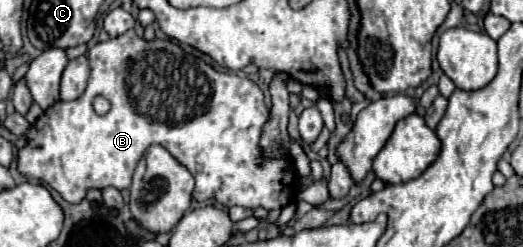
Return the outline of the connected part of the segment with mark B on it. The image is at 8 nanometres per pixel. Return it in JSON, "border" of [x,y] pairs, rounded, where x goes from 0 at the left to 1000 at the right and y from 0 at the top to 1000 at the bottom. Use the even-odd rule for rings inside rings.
{"border":[[[245,121],[241,138],[218,154],[218,162],[207,162],[203,178],[184,178],[180,194],[172,194],[168,211],[168,251],[172,251],[172,316],[168,316],[168,348],[161,364],[161,381],[149,397],[149,405],[138,405],[138,413],[107,413],[103,429],[96,429],[96,445],[88,445],[54,526],[50,559],[54,559],[54,583],[38,607],[34,623],[34,688],[46,704],[46,713],[61,713],[69,729],[76,729],[80,745],[92,745],[96,761],[103,761],[107,777],[119,785],[122,810],[130,818],[153,818],[161,794],[164,794],[164,769],[168,761],[203,761],[203,753],[214,753],[222,769],[237,769],[249,753],[252,737],[252,704],[256,704],[256,680],[264,664],[264,648],[272,640],[272,623],[279,615],[279,599],[287,583],[306,583],[314,591],[325,623],[333,623],[333,640],[340,640],[340,656],[348,656],[363,696],[367,713],[375,721],[375,761],[371,761],[371,810],[379,818],[390,818],[398,802],[409,802],[417,810],[421,826],[428,834],[467,834],[467,842],[509,842],[509,850],[520,850],[520,842],[543,842],[551,826],[551,810],[558,794],[570,785],[570,721],[566,704],[551,680],[551,656],[547,648],[501,648],[497,640],[497,591],[493,591],[493,567],[497,567],[497,534],[501,534],[501,510],[509,502],[509,478],[516,470],[509,421],[505,421],[505,381],[501,364],[493,356],[489,332],[474,324],[474,316],[459,316],[451,300],[432,300],[432,291],[417,291],[409,283],[405,267],[398,267],[390,243],[375,235],[375,227],[363,227],[356,219],[340,178],[329,178],[325,162],[279,162],[275,178],[275,154],[268,154],[256,121]],[[180,389],[199,389],[199,397],[214,397],[214,437],[207,462],[199,470],[187,470],[176,437],[176,405]],[[329,445],[340,445],[340,510],[333,502],[321,502],[329,494]]]}

